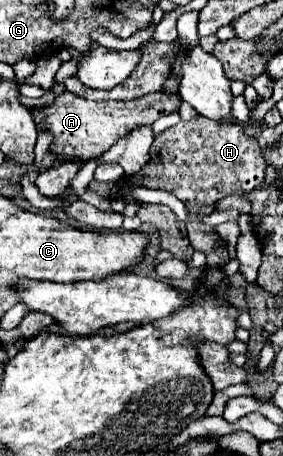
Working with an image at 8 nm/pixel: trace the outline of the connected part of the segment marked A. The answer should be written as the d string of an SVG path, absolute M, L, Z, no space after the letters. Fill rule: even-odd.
M64 92L62 96L56 96L54 102L44 104L42 108L34 108L32 116L38 128L48 130L54 140L50 144L50 152L58 156L60 160L80 160L88 162L94 158L100 158L110 146L114 146L122 136L132 132L134 128L142 124L152 124L158 114L166 116L174 110L178 110L180 98L176 94L148 94L144 98L128 100L128 102L90 102L84 98L76 98L76 94Z

